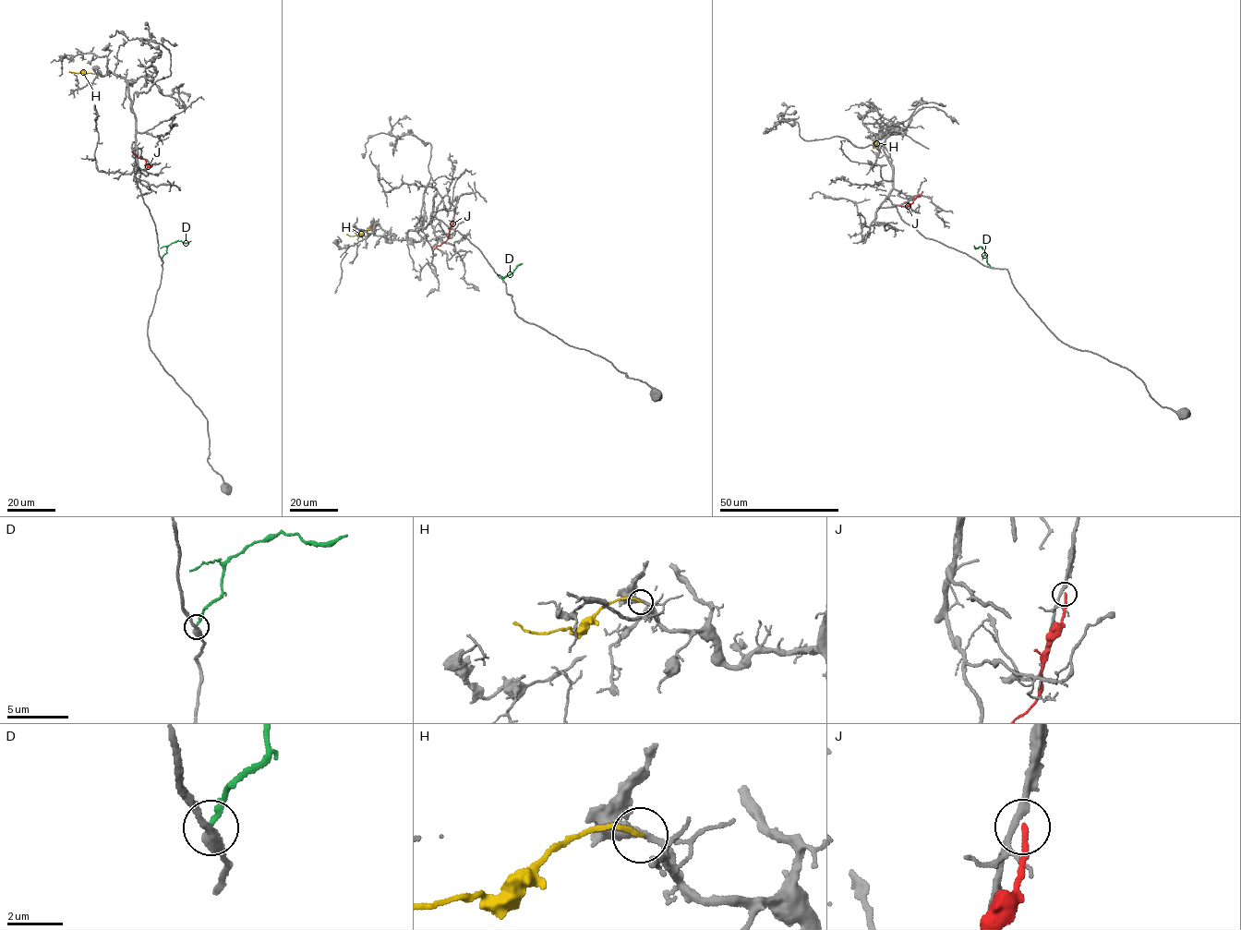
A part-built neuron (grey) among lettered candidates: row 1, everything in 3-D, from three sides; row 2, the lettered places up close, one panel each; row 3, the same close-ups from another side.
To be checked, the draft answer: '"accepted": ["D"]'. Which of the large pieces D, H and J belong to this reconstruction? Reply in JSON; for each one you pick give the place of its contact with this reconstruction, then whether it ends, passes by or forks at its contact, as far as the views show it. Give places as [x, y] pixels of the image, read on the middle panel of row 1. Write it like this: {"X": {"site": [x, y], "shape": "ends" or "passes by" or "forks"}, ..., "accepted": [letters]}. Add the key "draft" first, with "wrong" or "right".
{"draft": "wrong", "H": {"site": [371, 230], "shape": "ends"}, "accepted": ["H"]}

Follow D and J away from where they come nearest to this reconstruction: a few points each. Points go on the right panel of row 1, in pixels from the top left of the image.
D: (991, 267), (983, 249), (973, 245)
J: (899, 205), (908, 206), (923, 191)

